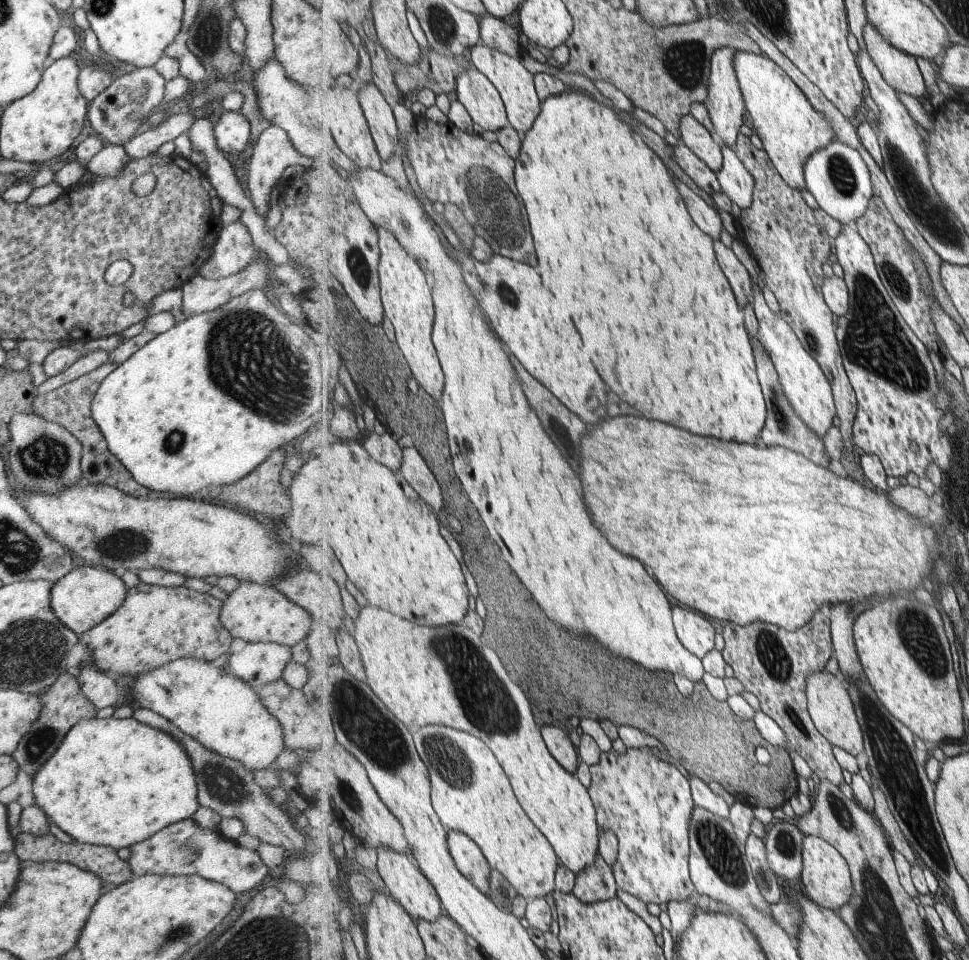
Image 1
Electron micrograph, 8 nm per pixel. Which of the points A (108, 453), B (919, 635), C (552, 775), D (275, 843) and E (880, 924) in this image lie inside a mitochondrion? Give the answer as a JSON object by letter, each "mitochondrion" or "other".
{"A":"other","B":"mitochondrion","C":"other","D":"other","E":"mitochondrion"}

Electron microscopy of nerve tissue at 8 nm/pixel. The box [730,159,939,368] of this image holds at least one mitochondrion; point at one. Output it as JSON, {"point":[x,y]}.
{"point":[899,284]}

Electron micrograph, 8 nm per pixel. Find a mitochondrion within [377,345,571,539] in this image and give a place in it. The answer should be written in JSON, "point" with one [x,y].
{"point":[410,409]}

